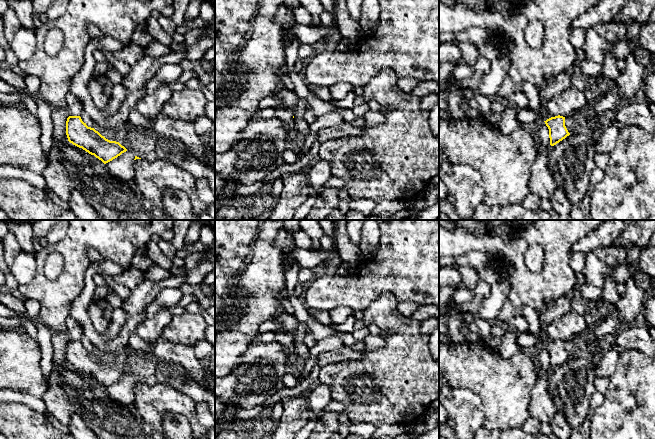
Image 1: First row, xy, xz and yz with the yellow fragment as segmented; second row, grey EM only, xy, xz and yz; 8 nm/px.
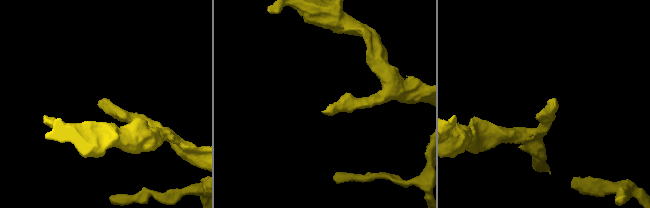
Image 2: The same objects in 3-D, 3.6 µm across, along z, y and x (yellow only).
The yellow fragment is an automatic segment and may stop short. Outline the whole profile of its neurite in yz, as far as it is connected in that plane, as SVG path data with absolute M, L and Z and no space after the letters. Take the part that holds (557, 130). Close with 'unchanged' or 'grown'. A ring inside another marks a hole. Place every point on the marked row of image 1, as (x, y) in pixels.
M555 116L544 121L549 129L550 145L554 146L571 133L575 132L578 127L577 117Z; grown

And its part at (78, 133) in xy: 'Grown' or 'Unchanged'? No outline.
Unchanged

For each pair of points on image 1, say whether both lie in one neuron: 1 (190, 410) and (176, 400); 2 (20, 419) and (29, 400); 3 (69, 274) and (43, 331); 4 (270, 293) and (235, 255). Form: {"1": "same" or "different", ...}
{"1": "same", "2": "different", "3": "different", "4": "different"}

